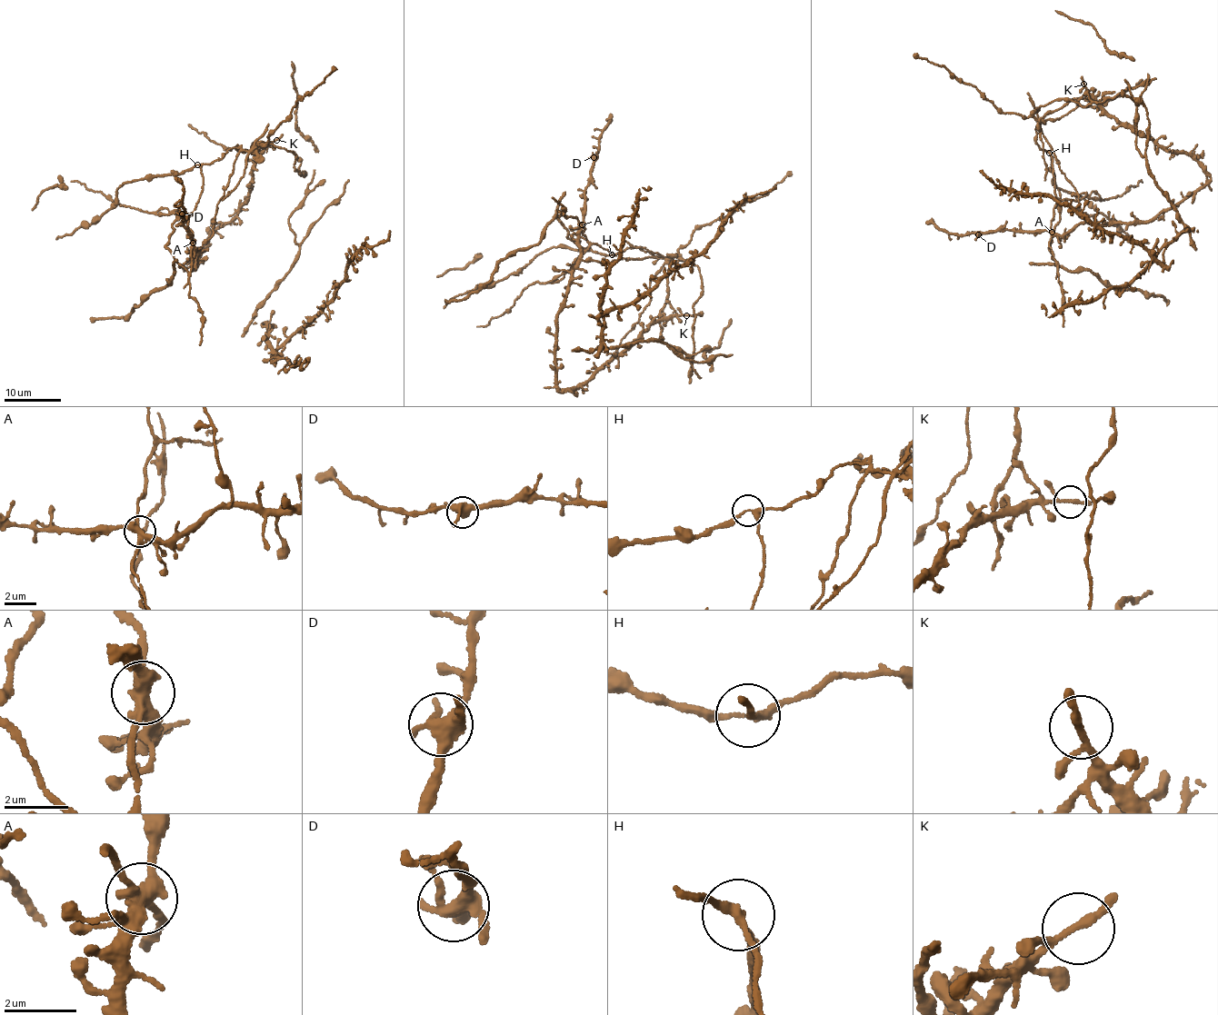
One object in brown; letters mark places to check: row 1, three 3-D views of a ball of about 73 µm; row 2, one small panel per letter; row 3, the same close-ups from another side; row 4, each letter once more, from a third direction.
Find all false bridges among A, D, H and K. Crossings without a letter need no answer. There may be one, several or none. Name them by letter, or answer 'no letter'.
A, H

